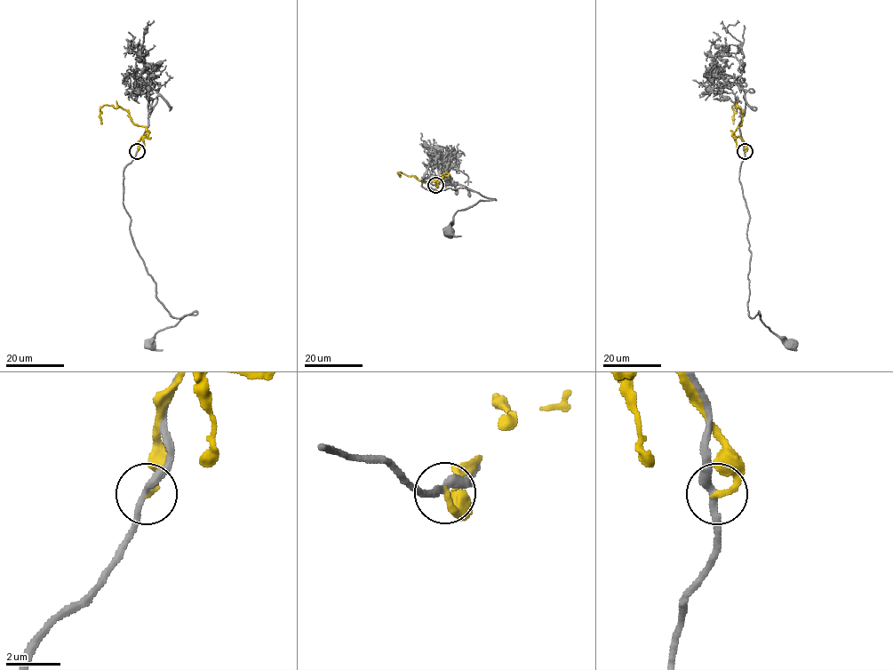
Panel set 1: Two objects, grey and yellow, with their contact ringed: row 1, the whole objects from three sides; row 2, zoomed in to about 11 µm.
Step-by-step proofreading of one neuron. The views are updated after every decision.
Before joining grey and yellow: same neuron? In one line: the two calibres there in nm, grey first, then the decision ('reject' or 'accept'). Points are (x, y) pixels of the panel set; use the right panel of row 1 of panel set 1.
calibres 260 and 200 nm; reject

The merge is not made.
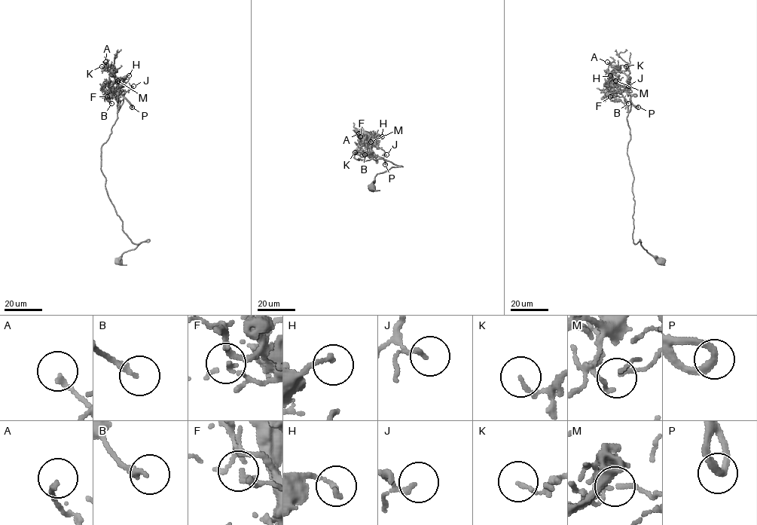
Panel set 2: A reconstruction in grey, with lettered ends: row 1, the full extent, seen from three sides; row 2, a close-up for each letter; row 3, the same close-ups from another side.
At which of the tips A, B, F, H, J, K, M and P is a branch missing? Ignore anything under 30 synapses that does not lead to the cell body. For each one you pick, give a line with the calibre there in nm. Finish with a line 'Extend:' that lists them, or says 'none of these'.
F: calibre 150 nm
Extend: F

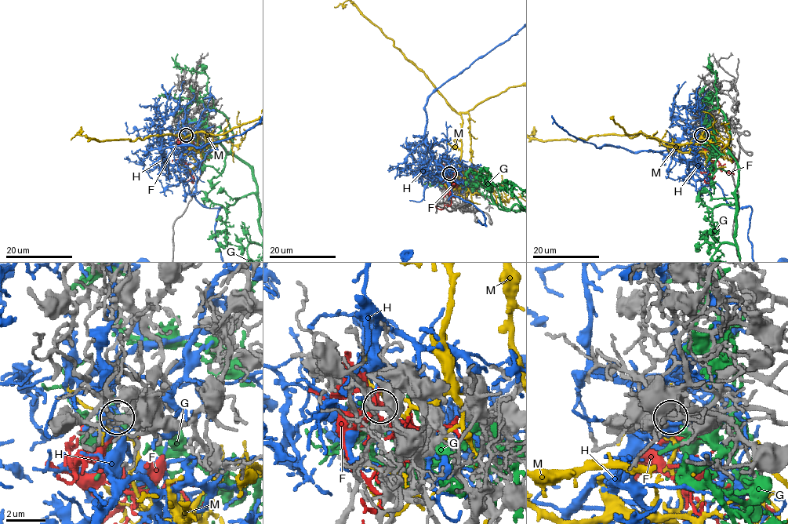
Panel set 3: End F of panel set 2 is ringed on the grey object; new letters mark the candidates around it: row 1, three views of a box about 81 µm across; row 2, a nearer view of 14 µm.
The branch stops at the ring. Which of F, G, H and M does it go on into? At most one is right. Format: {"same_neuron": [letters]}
{"same_neuron": ["F"]}

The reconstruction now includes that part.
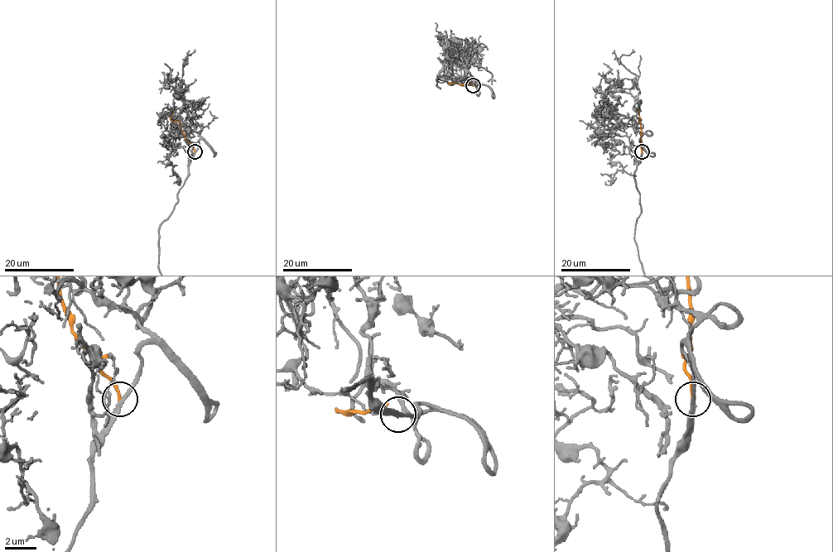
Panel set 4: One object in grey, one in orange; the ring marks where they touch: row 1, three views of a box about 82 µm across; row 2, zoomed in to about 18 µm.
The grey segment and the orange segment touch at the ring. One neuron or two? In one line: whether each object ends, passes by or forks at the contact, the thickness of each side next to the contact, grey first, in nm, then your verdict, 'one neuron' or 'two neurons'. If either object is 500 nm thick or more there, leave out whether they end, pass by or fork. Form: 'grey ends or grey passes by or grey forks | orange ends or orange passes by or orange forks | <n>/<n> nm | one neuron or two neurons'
grey passes by | orange ends | 240/190 nm | one neuron

